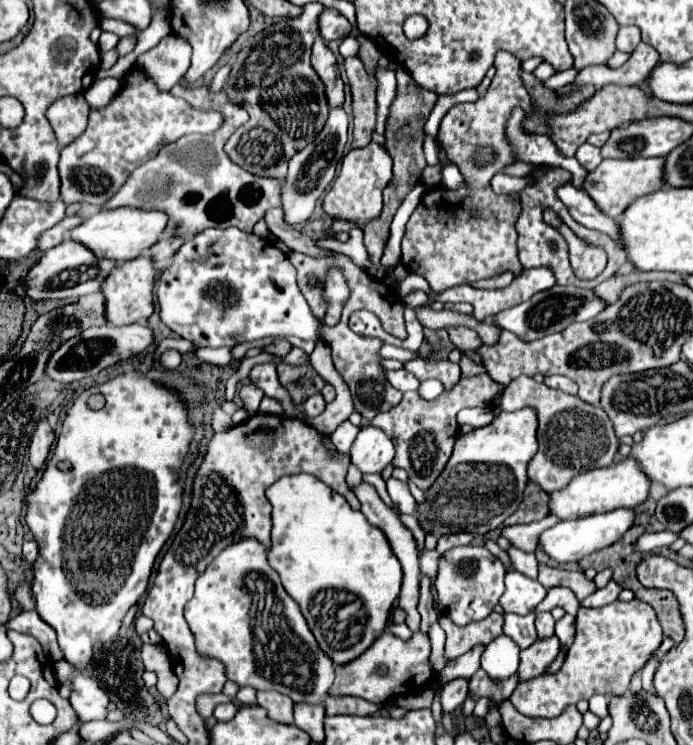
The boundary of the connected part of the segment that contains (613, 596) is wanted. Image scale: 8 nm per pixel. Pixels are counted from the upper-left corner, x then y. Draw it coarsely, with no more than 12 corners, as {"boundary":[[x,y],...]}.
{"boundary":[[611,580],[599,588],[581,606],[599,608],[619,598],[621,586]]}

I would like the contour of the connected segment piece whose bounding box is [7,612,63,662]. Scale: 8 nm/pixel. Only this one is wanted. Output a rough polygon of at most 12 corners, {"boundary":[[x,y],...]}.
{"boundary":[[21,612],[7,628],[37,638],[55,662],[63,658],[55,630],[37,612]]}

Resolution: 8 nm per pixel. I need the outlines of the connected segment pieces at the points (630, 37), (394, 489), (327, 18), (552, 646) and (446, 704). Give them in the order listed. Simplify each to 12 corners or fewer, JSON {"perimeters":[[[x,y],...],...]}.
{"perimeters":[[[621,26],[617,50],[631,53],[641,42],[637,26]],[[387,480],[395,508],[401,514],[415,514],[417,502],[407,482]],[[323,8],[317,26],[325,40],[339,40],[351,24],[337,8]],[[557,636],[521,650],[519,682],[545,674],[559,654]],[[455,678],[441,690],[443,712],[459,708],[467,694],[467,680]]]}

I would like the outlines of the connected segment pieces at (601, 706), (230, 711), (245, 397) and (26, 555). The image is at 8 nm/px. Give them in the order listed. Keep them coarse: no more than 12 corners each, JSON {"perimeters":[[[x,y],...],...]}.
{"perimeters":[[[591,696],[589,710],[599,718],[607,716],[607,698]],[[219,704],[213,716],[219,722],[231,720],[237,712],[237,706]],[[255,384],[239,388],[239,398],[249,414],[259,410],[265,394]],[[23,540],[21,558],[35,562],[39,554],[37,542]]]}

